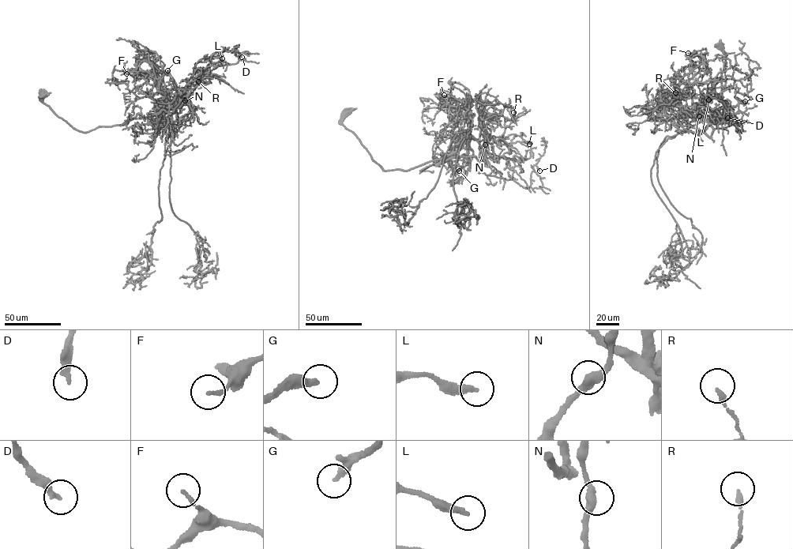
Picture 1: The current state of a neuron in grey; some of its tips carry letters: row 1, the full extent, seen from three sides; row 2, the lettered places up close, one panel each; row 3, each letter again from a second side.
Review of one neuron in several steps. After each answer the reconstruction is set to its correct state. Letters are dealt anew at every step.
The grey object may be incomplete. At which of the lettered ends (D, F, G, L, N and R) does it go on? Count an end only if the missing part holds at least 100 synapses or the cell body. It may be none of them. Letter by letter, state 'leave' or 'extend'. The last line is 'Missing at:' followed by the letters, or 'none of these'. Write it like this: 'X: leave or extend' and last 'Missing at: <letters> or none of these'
D: leave
F: leave
G: extend
L: leave
N: leave
R: leave
Missing at: G

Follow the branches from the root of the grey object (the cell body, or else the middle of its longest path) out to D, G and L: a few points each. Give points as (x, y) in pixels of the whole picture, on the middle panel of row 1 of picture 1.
D: (347, 112), (342, 123), (384, 170), (475, 156), (479, 173), (526, 188), (533, 166), (539, 171)
G: (347, 112), (342, 123), (384, 170), (466, 157), (467, 171), (459, 171)
L: (347, 112), (342, 123), (385, 170), (464, 156), (488, 166), (480, 153), (491, 136), (508, 144), (529, 144)

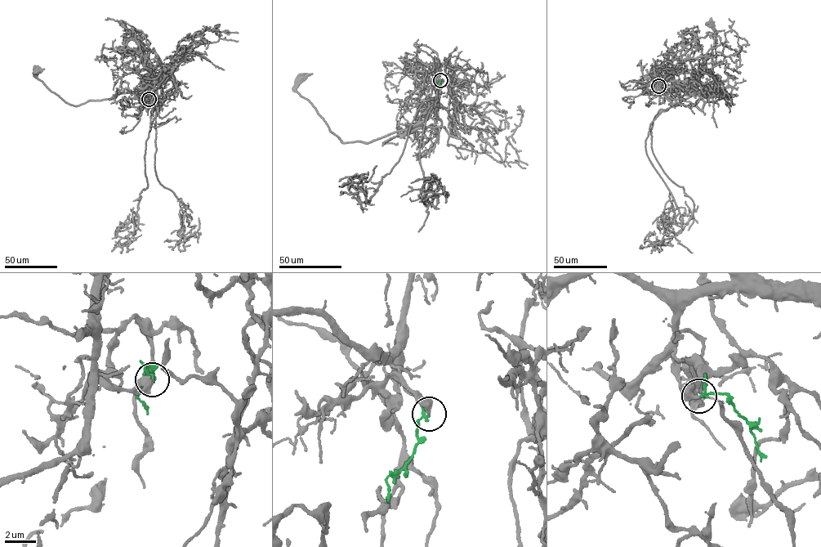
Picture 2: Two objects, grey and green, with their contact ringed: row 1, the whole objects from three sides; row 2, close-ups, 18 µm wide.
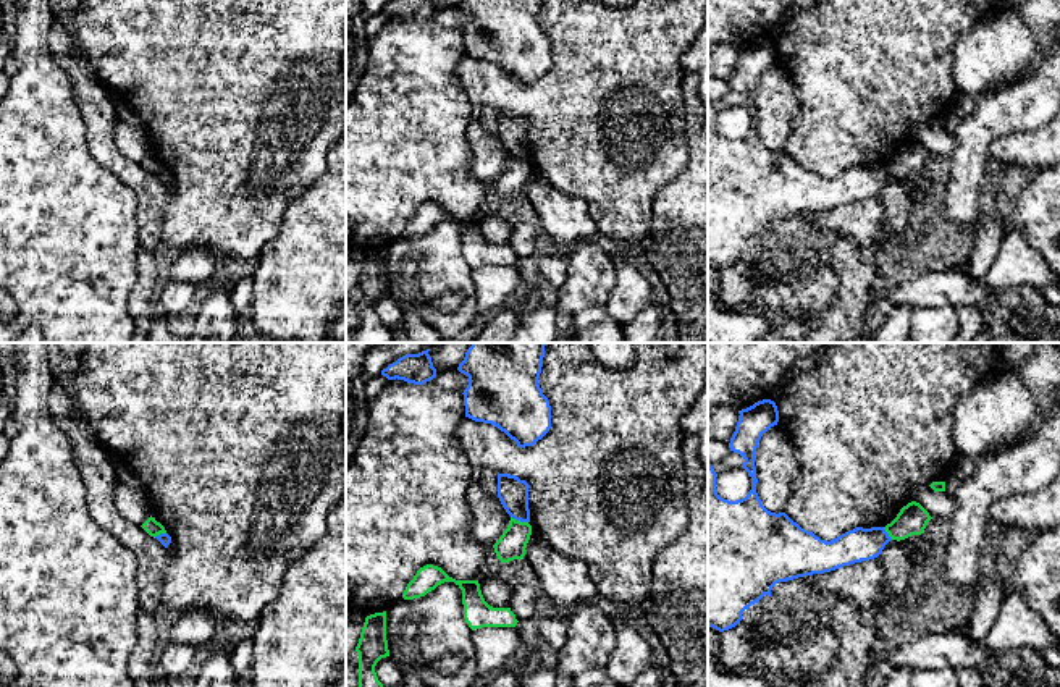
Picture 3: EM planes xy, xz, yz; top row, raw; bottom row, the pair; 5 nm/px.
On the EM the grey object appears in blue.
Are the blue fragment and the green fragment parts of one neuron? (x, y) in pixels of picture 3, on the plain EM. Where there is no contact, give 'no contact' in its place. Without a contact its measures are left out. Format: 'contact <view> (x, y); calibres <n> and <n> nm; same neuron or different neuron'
contact xz (519, 157); calibres 150 and 140 nm; different neuron

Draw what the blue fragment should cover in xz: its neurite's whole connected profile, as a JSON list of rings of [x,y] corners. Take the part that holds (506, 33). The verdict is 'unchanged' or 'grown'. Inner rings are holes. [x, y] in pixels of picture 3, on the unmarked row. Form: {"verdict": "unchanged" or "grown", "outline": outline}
{"verdict": "unchanged", "outline": [[[461,0],[457,8],[469,15],[464,27],[465,55],[491,61],[519,86],[533,84],[551,66],[551,44],[538,23],[543,0]]]}

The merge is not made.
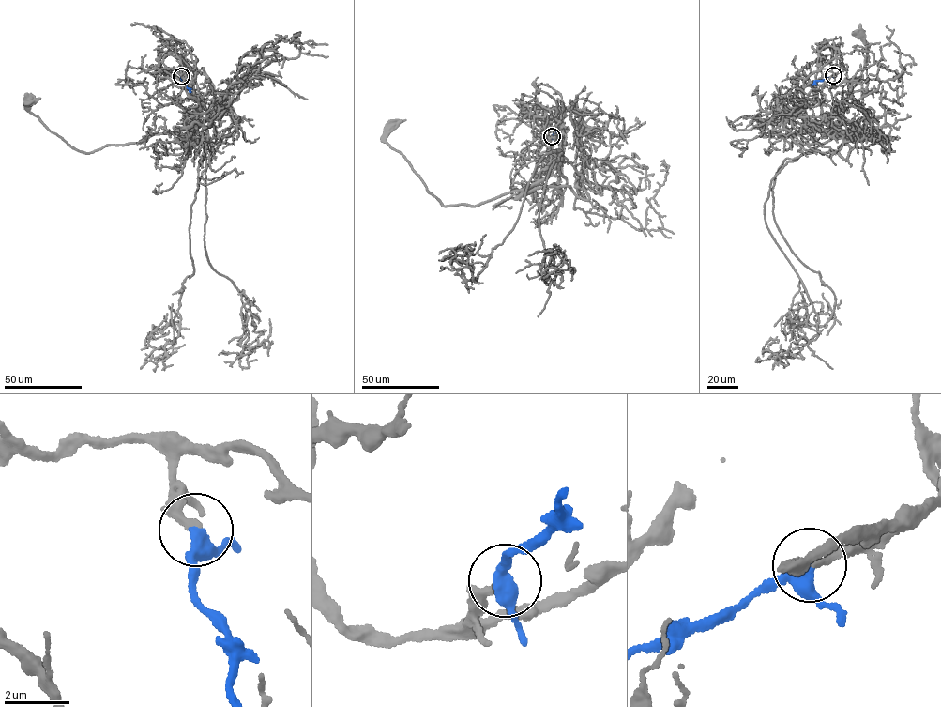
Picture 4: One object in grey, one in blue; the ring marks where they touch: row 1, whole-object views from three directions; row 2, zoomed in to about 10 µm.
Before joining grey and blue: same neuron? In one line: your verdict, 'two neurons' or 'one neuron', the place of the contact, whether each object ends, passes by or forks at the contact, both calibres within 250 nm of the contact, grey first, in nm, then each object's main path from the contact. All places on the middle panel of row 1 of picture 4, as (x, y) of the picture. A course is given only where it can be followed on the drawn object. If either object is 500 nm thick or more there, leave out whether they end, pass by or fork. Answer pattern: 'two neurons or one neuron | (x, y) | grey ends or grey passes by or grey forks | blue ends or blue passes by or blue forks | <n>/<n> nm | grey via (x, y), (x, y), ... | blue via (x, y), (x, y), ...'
one neuron | (552, 136) | grey ends | blue passes by | 240/360 nm | grey via (552, 136), (561, 138), (562, 132), (561, 159), (540, 181), (474, 206), (447, 206), (386, 141), (391, 126) | blue via (552, 136), (564, 126)

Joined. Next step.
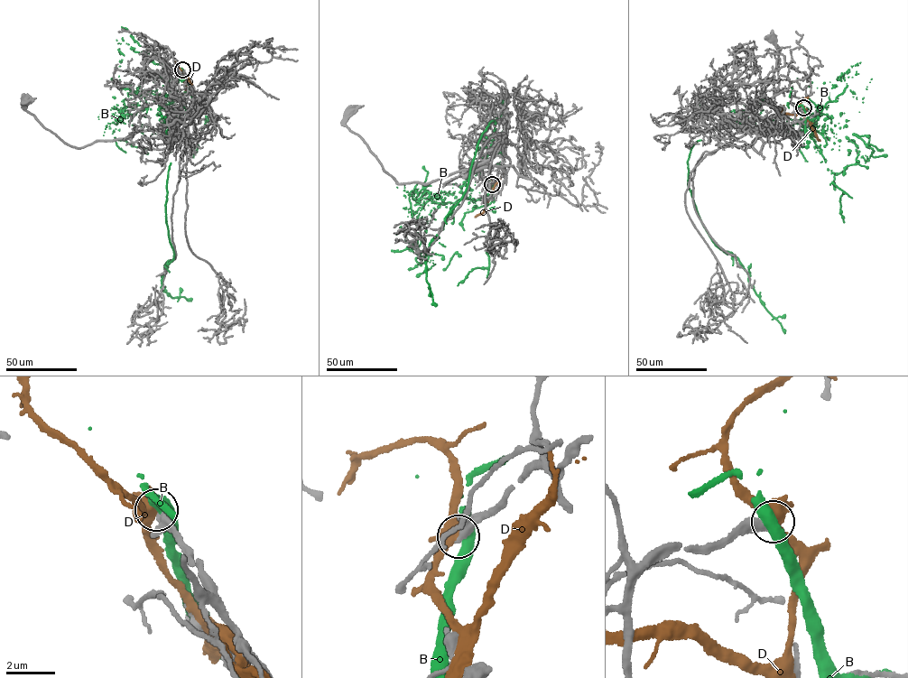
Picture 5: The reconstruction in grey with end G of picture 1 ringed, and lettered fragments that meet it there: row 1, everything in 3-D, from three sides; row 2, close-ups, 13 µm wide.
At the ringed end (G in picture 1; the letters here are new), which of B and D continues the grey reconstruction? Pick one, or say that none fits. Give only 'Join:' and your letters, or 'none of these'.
Join: none of these

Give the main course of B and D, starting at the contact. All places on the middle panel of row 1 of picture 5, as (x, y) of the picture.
B: (493, 183), (472, 208), (464, 182), (493, 121), (426, 252), (436, 306)
D: (492, 184), (484, 211), (475, 217)

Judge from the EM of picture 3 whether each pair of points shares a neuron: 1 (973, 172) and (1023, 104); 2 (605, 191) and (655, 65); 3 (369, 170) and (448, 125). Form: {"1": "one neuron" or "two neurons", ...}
{"1": "one neuron", "2": "one neuron", "3": "one neuron"}

